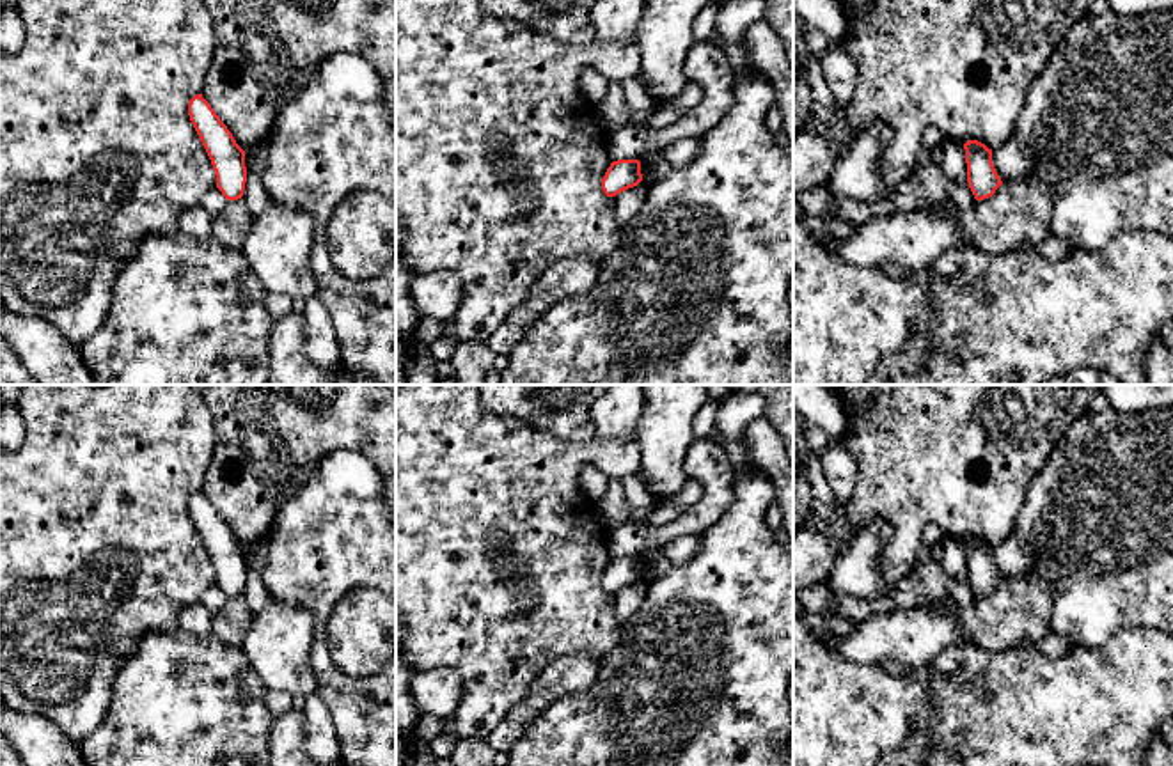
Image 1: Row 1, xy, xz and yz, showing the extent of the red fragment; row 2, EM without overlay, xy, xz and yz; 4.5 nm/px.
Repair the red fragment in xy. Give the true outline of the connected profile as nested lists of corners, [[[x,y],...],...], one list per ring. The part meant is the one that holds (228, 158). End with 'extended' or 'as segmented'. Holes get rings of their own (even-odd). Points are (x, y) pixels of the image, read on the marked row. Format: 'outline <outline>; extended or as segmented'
outline [[[202,94],[190,99],[188,115],[211,160],[216,188],[227,200],[241,199],[247,183],[245,151]]]; as segmented

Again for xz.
outline [[[618,160],[612,161],[602,179],[602,190],[607,197],[637,186],[642,181],[639,160]]]; as segmented

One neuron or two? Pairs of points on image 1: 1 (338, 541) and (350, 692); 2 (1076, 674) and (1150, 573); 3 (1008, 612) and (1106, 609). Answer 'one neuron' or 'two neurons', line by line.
1: one neuron
2: two neurons
3: two neurons

